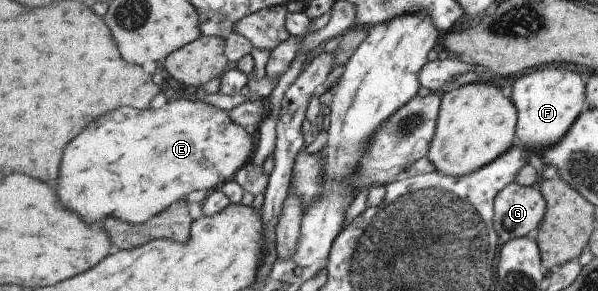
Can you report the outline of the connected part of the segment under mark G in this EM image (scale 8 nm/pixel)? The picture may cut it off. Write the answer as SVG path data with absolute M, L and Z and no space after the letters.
M553 166L543 167L537 186L512 183L496 197L495 229L504 244L514 238L524 238L540 226L546 214L541 184L553 177L560 177L558 170Z

